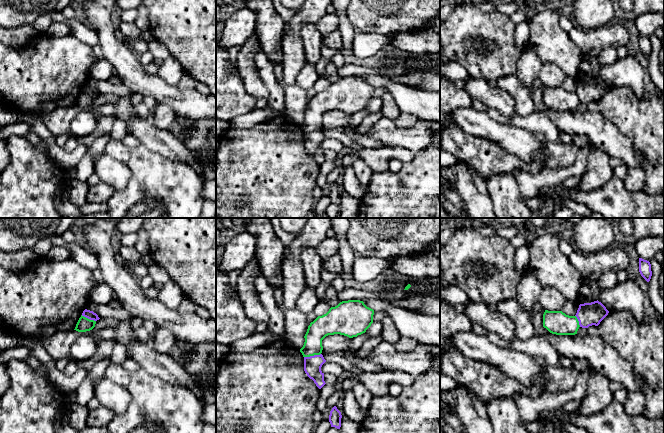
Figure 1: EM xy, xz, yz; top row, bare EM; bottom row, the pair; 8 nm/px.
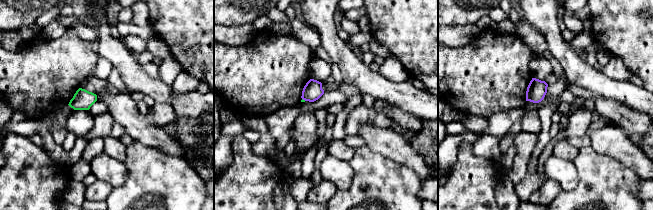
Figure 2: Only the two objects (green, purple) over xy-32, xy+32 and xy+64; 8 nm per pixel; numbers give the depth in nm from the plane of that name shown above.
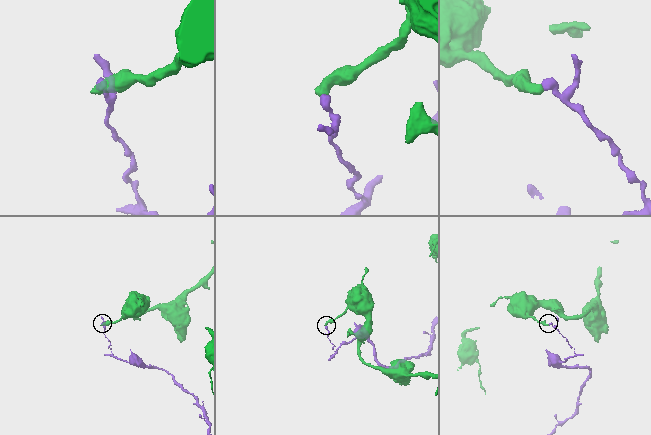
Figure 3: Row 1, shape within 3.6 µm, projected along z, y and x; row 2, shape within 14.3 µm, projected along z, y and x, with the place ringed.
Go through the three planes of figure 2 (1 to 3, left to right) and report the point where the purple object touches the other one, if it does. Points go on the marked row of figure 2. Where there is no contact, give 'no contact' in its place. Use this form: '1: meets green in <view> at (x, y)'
1: no contact
2: meets green in xy+32 at (304, 100)
3: no contact

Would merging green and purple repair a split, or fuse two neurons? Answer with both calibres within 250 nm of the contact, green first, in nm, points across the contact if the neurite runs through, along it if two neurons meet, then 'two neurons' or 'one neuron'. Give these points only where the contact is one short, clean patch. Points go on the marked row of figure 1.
170 nm thick on the green side, 140 nm on the other; border along xz (320, 353), (304, 357); two neurons

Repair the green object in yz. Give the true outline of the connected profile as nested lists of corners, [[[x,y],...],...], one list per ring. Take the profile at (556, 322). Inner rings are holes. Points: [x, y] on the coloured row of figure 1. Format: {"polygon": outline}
{"polygon": [[[545,310],[543,327],[556,335],[575,335],[580,327],[576,316],[569,316],[562,311]]]}

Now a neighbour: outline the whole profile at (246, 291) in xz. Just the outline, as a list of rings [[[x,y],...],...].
[[[254,257],[246,267],[239,272],[236,281],[236,294],[241,300],[246,316],[256,323],[268,323],[270,318],[259,299],[255,288],[257,276],[262,273],[258,260]]]

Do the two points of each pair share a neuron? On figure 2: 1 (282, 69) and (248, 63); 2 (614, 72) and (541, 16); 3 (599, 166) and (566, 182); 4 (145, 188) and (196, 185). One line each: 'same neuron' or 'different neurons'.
1: same neuron
2: different neurons
3: different neurons
4: same neuron

